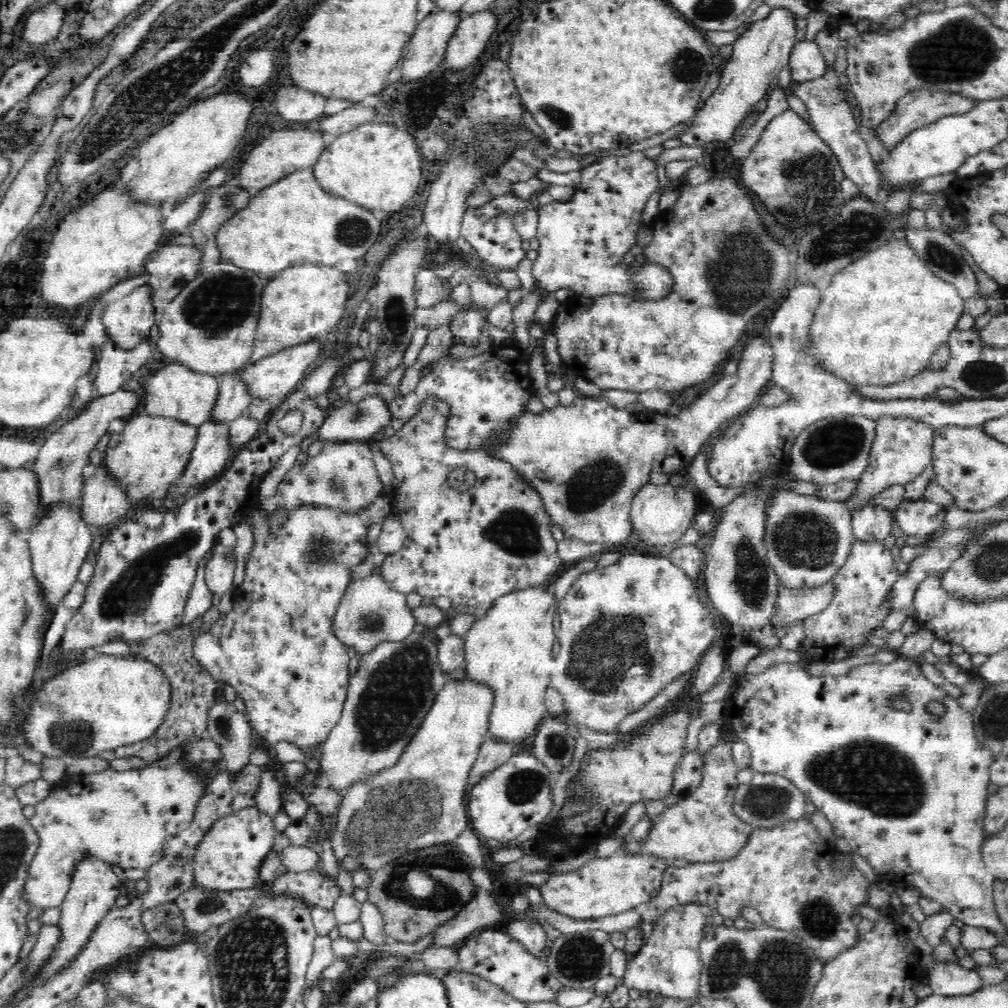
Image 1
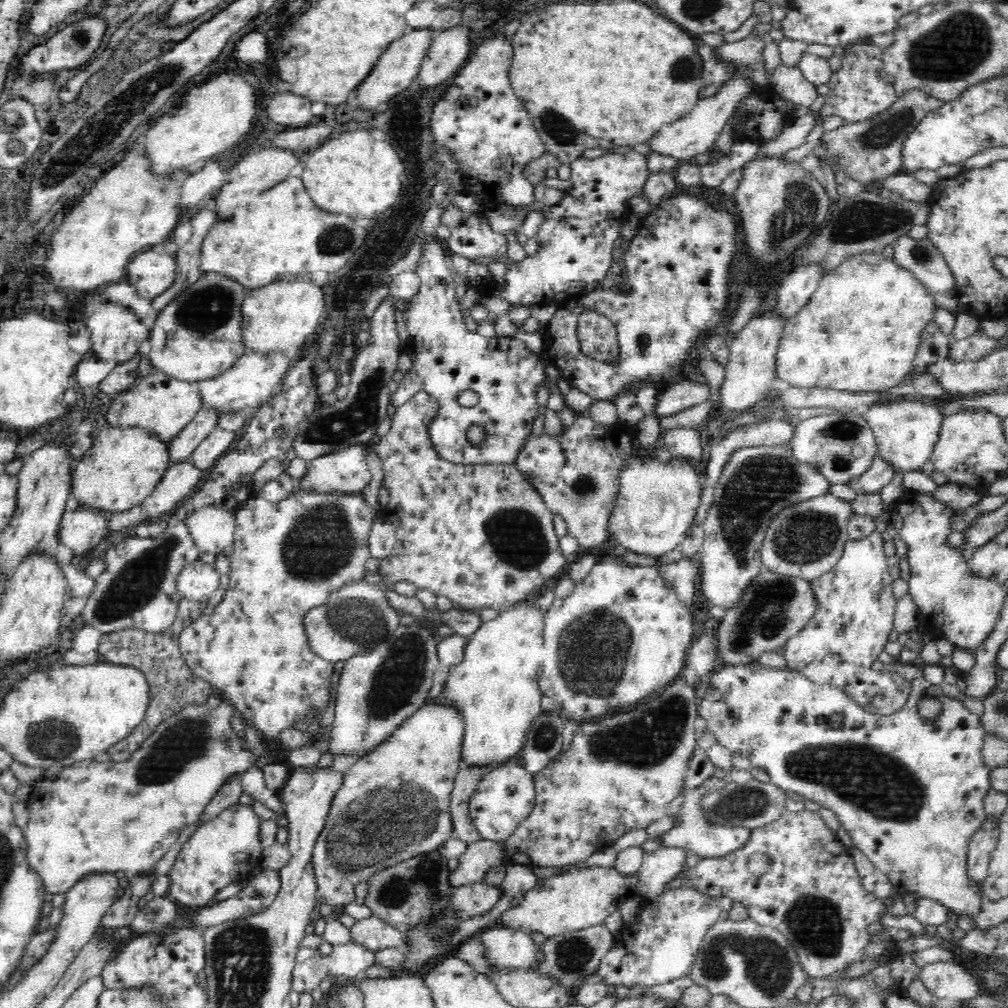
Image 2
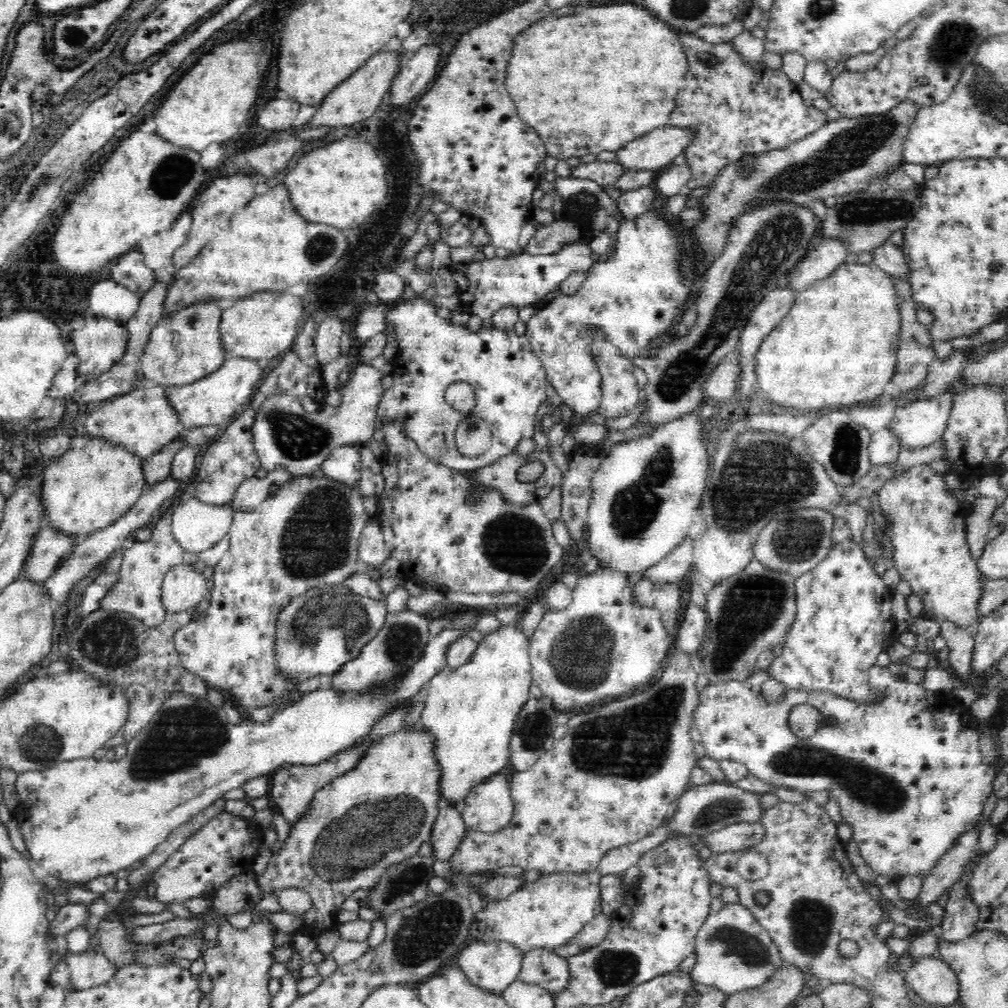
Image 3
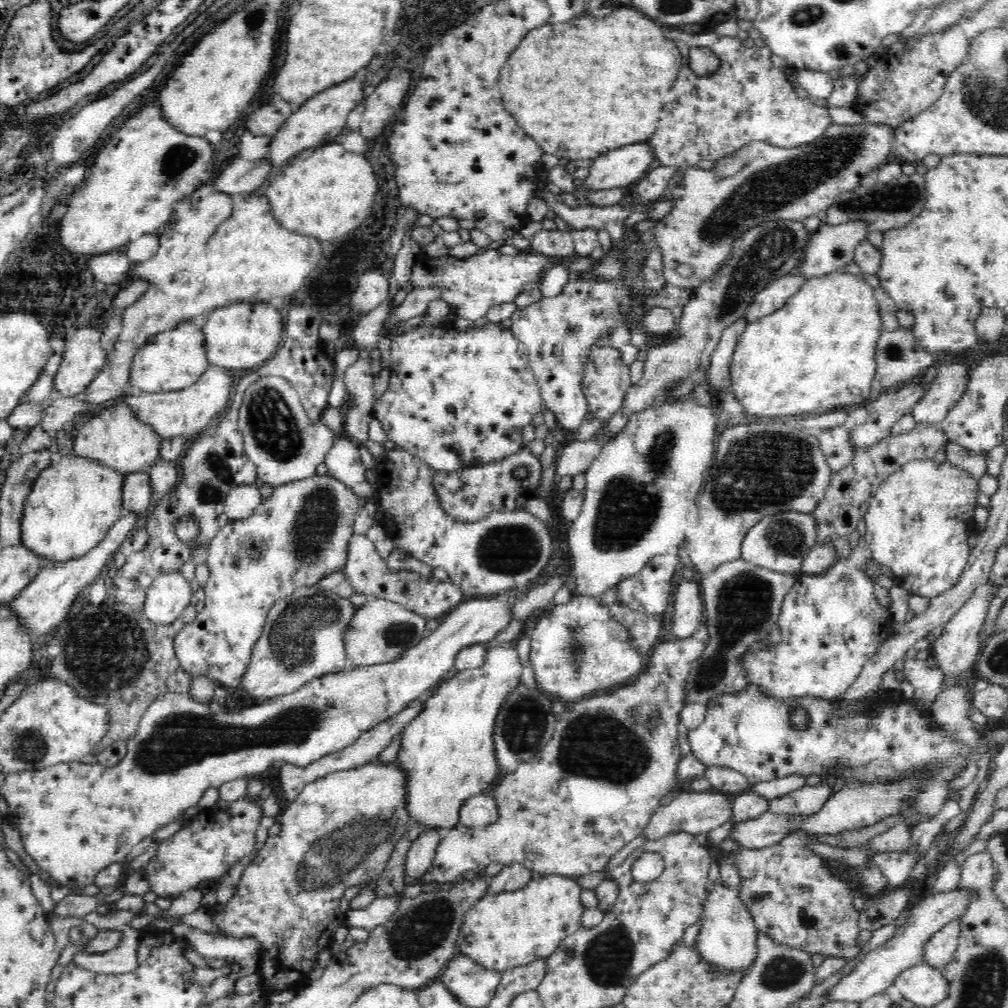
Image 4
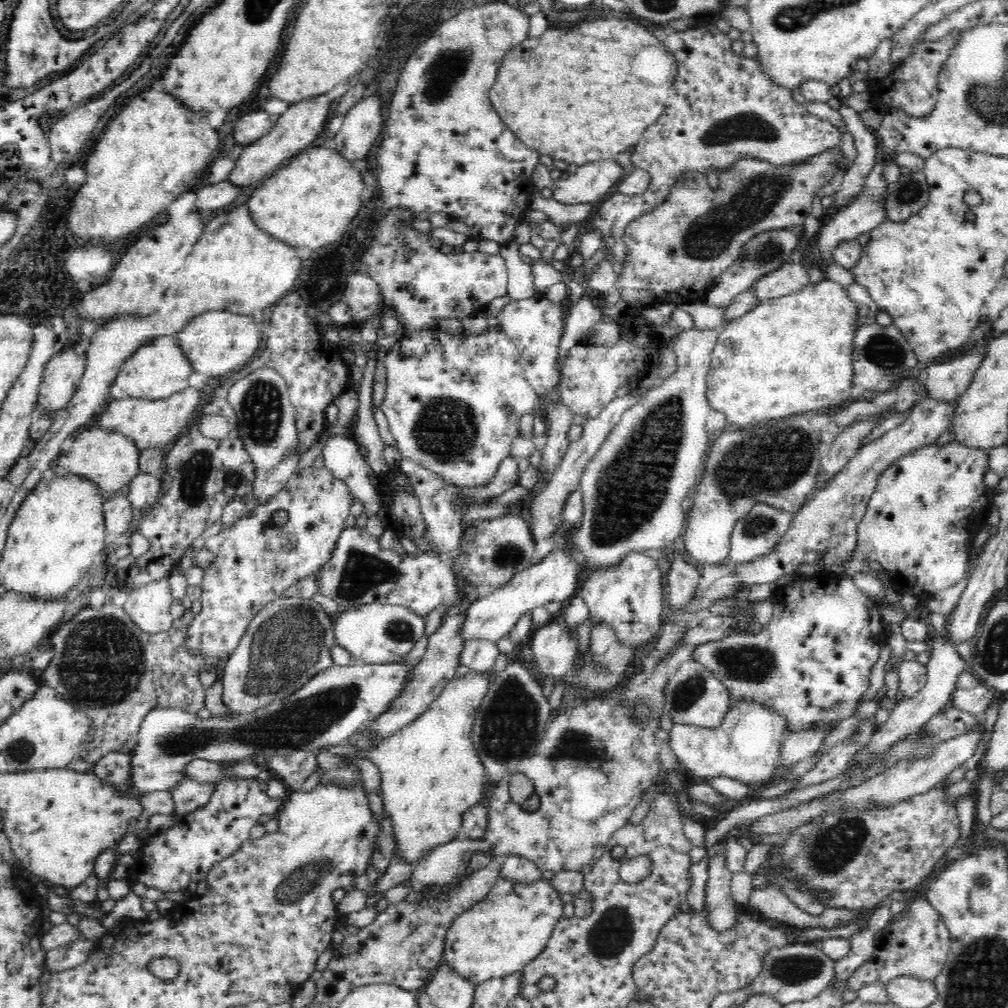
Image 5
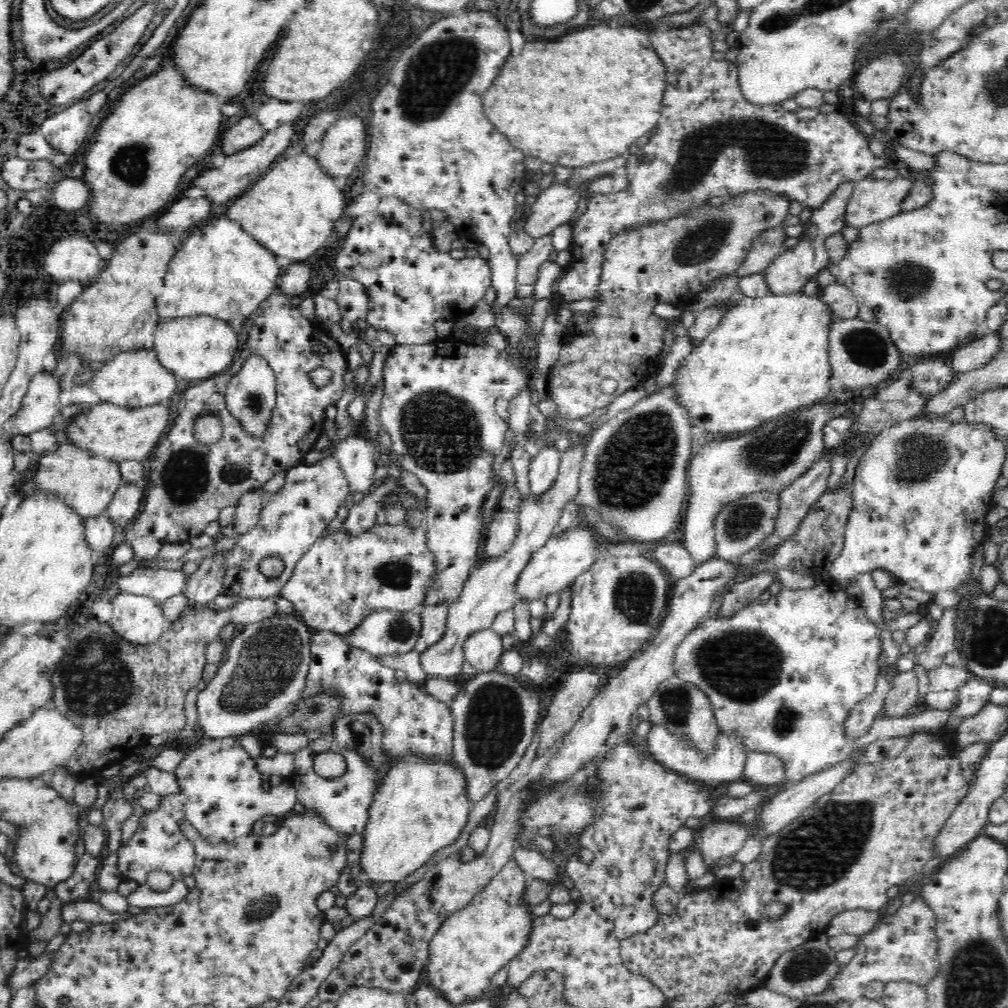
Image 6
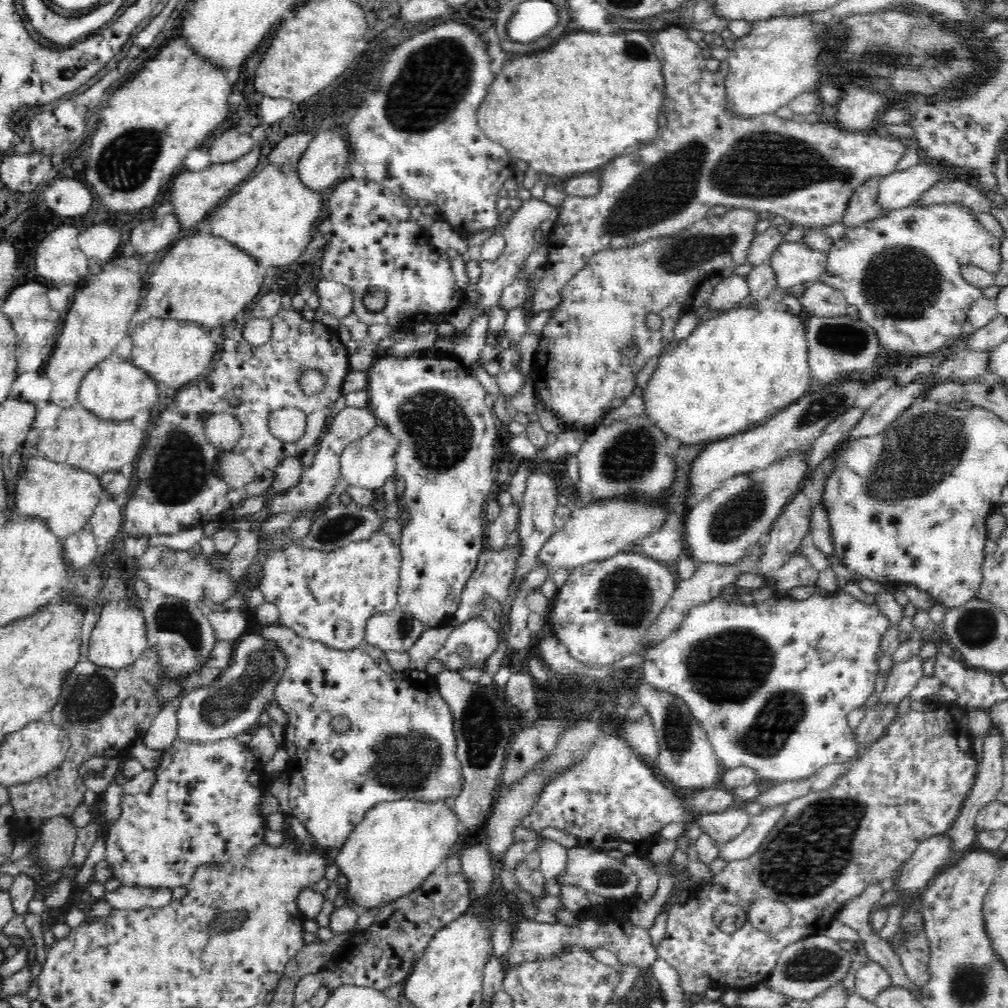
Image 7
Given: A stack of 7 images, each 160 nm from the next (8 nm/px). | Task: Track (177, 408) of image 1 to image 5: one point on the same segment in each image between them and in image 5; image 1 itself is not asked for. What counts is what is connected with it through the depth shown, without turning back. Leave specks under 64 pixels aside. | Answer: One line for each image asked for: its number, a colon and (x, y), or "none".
2: (160, 406)
3: (141, 422)
4: (111, 436)
5: (108, 461)

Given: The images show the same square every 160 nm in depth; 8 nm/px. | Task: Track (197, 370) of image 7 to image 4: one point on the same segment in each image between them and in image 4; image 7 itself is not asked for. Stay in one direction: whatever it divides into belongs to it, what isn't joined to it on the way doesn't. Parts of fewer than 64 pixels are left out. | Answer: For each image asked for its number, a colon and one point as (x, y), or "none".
4: (241, 336)
5: (215, 343)
6: (197, 348)

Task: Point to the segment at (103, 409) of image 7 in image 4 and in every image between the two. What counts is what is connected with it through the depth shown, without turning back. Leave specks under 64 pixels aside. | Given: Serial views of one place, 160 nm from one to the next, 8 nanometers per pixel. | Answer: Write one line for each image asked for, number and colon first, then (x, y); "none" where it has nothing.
4: (172, 360)
5: (157, 370)
6: (133, 379)

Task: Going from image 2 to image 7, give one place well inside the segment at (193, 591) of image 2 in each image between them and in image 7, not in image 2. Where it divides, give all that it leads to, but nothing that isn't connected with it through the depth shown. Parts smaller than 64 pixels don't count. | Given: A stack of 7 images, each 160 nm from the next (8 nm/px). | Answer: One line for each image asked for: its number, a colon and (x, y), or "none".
3: (183, 588)
4: (167, 595)
5: (148, 607)
6: (138, 621)
7: (118, 639)

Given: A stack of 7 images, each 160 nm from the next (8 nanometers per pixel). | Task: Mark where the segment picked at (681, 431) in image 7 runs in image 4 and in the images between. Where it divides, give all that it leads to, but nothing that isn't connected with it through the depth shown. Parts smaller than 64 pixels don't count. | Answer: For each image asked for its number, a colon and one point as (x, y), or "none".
4: (816, 353)
5: (789, 355)
6: (768, 356)

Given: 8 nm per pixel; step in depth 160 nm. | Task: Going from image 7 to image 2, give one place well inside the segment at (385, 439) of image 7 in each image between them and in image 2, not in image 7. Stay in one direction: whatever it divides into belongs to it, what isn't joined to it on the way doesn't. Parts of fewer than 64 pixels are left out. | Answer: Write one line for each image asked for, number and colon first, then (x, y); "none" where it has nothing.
2: (346, 470)
3: (344, 463)
4: (342, 461)
5: (341, 455)
6: (358, 457)

